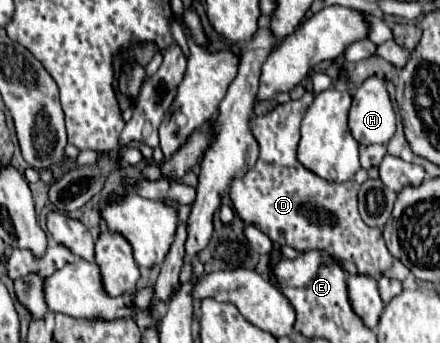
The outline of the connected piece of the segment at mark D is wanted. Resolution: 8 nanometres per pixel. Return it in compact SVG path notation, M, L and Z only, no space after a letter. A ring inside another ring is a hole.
M312 93L298 101L278 105L274 113L264 117L250 117L250 131L258 141L260 155L244 177L230 183L230 199L234 213L248 225L266 233L274 243L288 245L298 253L320 249L326 251L348 275L370 275L372 279L388 277L404 281L408 269L390 255L382 239L382 231L368 227L358 209L358 183L330 183L308 171L296 159L300 141L300 121L312 103Z

